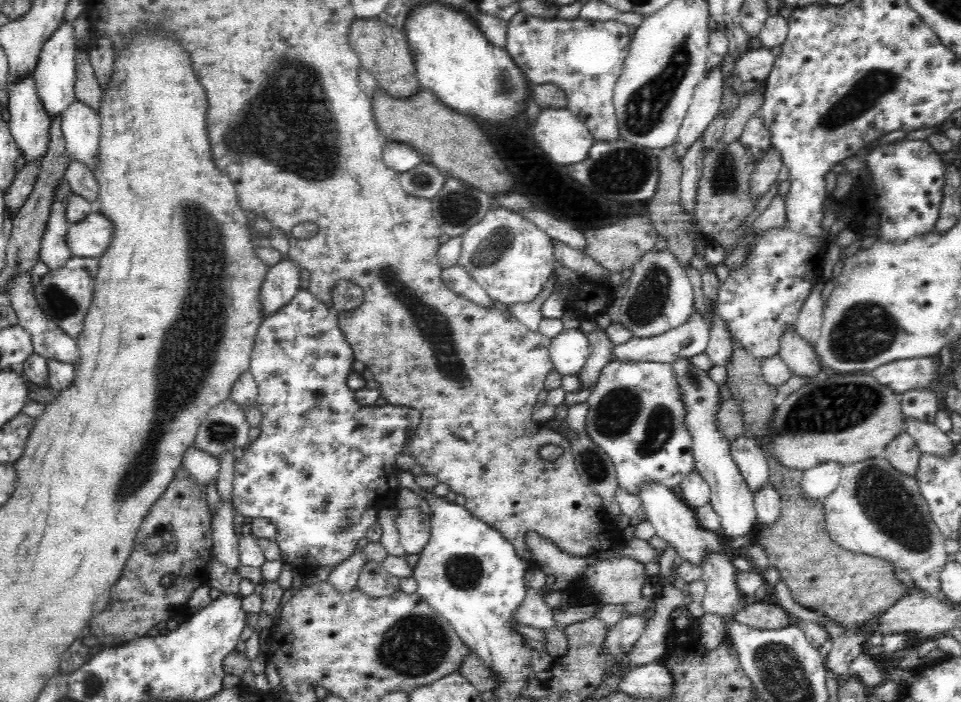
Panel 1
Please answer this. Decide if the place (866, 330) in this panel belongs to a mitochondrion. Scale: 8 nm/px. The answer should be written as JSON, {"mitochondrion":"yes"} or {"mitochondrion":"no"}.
{"mitochondrion":"yes"}

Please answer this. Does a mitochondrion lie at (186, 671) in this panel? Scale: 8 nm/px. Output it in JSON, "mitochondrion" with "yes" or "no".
{"mitochondrion":"no"}

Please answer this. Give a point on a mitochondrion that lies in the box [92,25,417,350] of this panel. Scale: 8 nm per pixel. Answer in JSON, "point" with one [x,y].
{"point":[273,127]}

